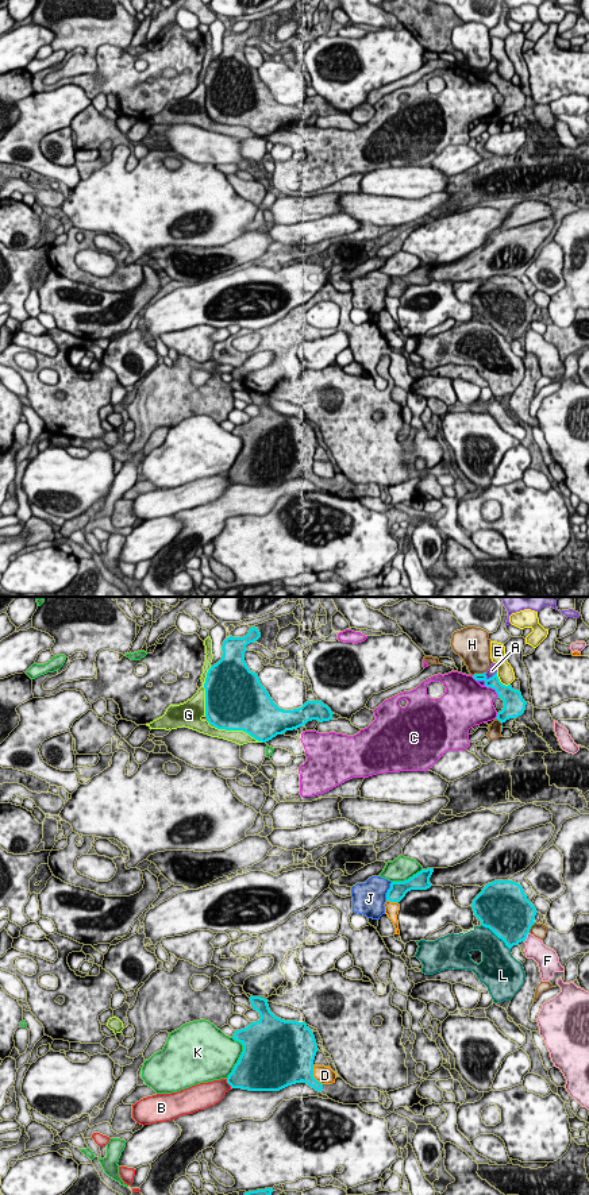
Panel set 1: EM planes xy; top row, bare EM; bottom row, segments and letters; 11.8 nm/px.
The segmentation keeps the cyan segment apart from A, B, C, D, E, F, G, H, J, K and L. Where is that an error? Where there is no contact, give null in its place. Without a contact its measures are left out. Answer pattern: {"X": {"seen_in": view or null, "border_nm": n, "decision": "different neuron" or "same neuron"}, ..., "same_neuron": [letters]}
{"A": {"seen_in": "xy", "border_nm": 260, "decision": "different neuron"}, "B": {"seen_in": "xy", "border_nm": 140, "decision": "different neuron"}, "C": {"seen_in": "xy", "border_nm": 220, "decision": "different neuron"}, "D": {"seen_in": "xy", "border_nm": 260, "decision": "different neuron"}, "E": {"seen_in": "xy", "border_nm": 240, "decision": "different neuron"}, "F": {"seen_in": "xy", "border_nm": 140, "decision": "different neuron"}, "G": {"seen_in": "xy", "border_nm": 600, "decision": "different neuron"}, "H": {"seen_in": "xy", "border_nm": 170, "decision": "different neuron"}, "J": {"seen_in": "xy", "border_nm": 240, "decision": "different neuron"}, "K": {"seen_in": "xy", "border_nm": 500, "decision": "different neuron"}, "L": {"seen_in": "xy", "border_nm": 460, "decision": "different neuron"}, "same_neuron": []}

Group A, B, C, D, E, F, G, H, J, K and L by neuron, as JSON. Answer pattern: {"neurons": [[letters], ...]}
{"neurons": [["A"], ["B"], ["C"], ["D"], ["E"], ["F"], ["G"], ["H"], ["J", "L"], ["K"]]}

